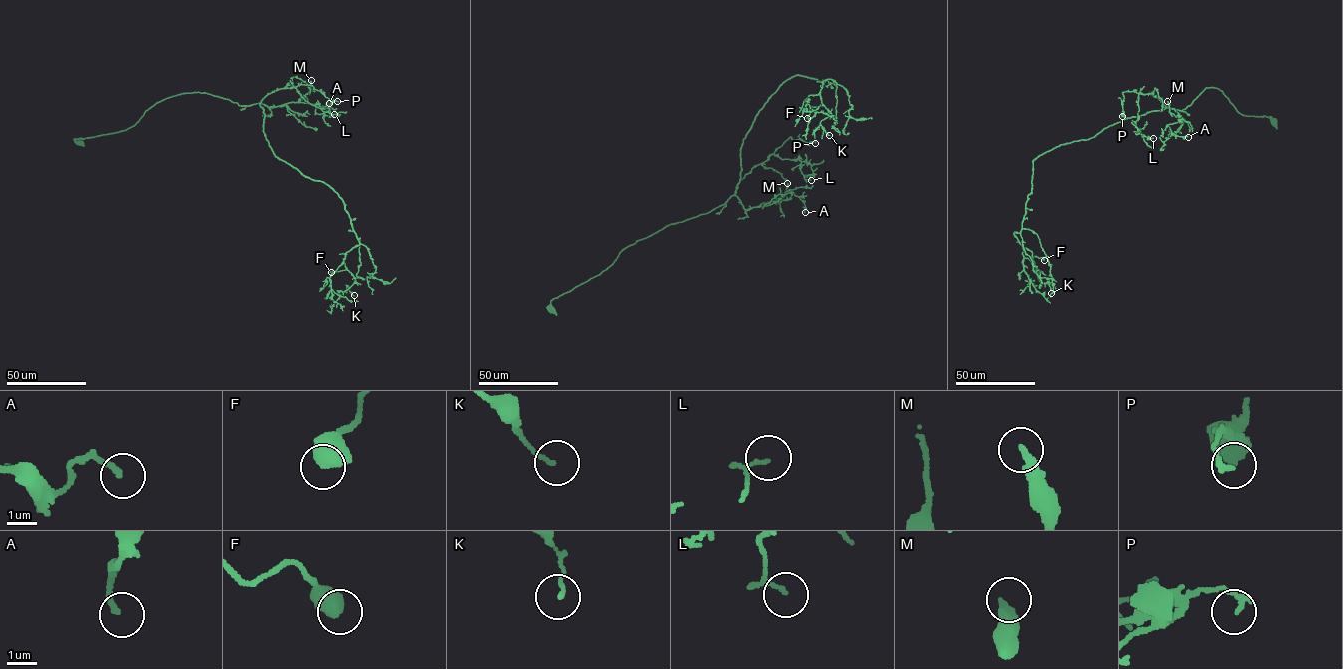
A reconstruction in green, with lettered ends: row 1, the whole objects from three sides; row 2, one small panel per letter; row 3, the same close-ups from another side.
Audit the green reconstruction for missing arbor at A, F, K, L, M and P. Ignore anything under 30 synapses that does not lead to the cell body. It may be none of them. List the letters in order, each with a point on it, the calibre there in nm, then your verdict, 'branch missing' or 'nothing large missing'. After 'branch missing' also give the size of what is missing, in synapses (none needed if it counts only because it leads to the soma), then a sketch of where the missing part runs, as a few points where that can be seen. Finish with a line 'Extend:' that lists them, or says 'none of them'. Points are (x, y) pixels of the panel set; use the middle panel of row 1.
A: place (805, 212); calibre 160 nm; nothing large missing
F: place (807, 118); calibre 650 nm; nothing large missing
K: place (829, 135); calibre 110 nm; nothing large missing
L: place (811, 180); calibre 80 nm; nothing large missing
M: place (787, 183); calibre 360 nm; nothing large missing
P: place (815, 143); calibre 150 nm; nothing large missing
Extend: none of them

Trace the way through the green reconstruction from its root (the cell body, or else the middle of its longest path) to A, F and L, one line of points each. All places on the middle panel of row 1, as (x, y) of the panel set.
A: (553, 310), (553, 299), (600, 274), (625, 248), (734, 195), (749, 209), (788, 191), (805, 212)
F: (553, 310), (553, 299), (600, 274), (625, 248), (733, 195), (743, 140), (786, 80), (833, 80), (807, 118)
L: (553, 310), (553, 299), (600, 274), (625, 248), (723, 205), (746, 174), (772, 154), (809, 163), (811, 180)

